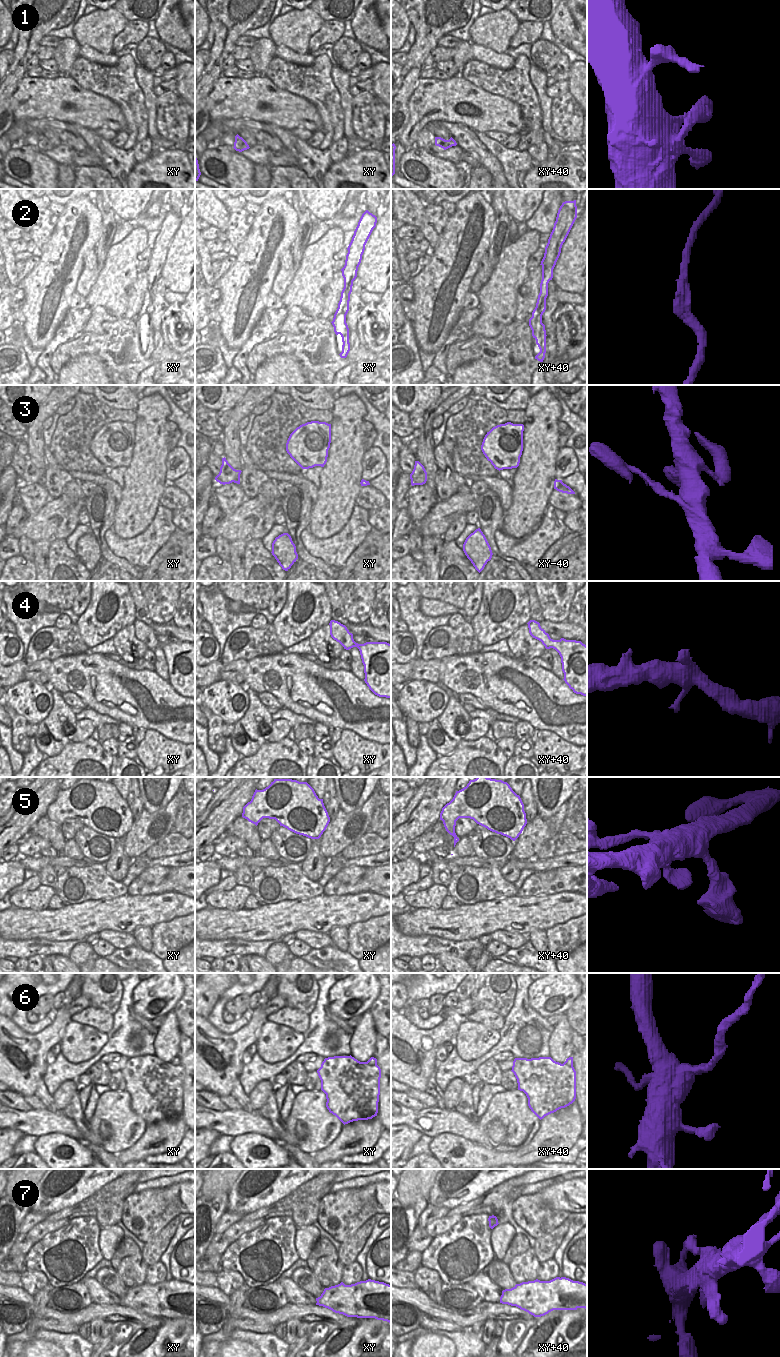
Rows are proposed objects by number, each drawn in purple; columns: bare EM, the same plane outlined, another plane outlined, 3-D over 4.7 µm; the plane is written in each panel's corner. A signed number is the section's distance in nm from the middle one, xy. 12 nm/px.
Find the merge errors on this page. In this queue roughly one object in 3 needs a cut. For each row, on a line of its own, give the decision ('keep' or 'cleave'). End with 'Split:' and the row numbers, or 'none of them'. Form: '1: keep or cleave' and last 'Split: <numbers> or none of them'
1: keep
2: keep
3: keep
4: keep
5: keep
6: cleave
7: keep
Split: 6

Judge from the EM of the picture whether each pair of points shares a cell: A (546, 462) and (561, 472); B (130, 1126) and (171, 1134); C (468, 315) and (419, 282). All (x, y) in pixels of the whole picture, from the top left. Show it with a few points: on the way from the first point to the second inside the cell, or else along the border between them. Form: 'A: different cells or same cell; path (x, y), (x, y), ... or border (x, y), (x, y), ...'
A: different cells; border (559, 449), (555, 460), (554, 478)
B: different cells; border (148, 1125), (143, 1134), (129, 1147)
C: different cells; border (464, 309), (449, 331)

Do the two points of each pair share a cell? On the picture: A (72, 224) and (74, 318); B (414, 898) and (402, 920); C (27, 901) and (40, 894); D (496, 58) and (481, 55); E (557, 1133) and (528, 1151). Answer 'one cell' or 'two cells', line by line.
A: two cells
B: two cells
C: one cell
D: one cell
E: one cell

